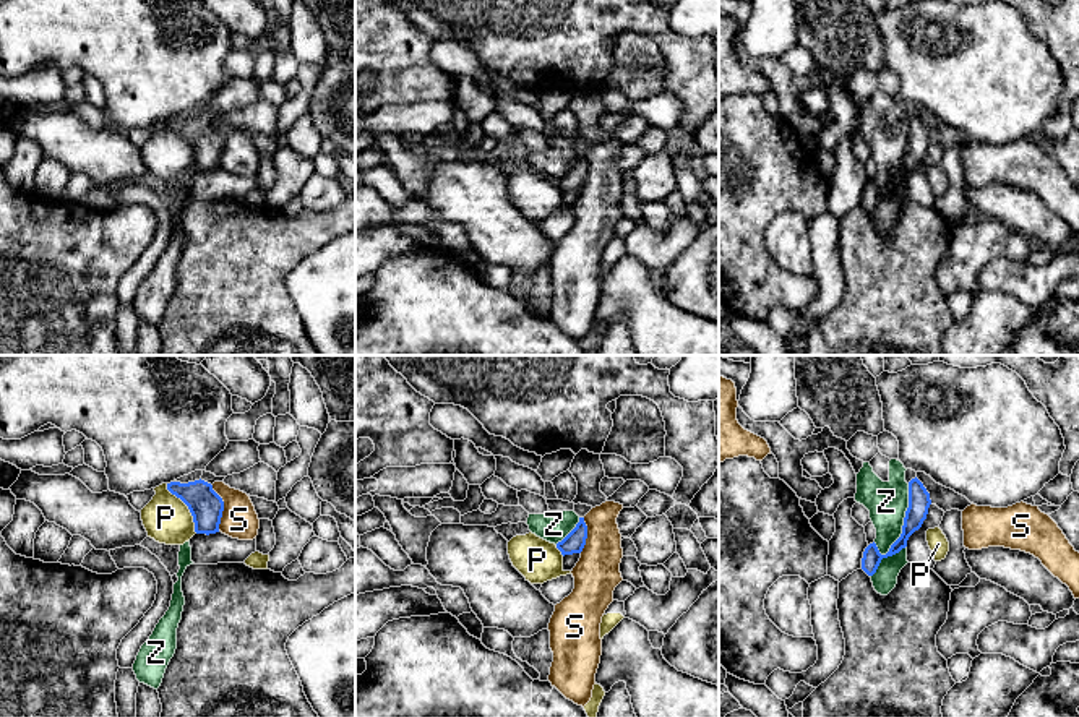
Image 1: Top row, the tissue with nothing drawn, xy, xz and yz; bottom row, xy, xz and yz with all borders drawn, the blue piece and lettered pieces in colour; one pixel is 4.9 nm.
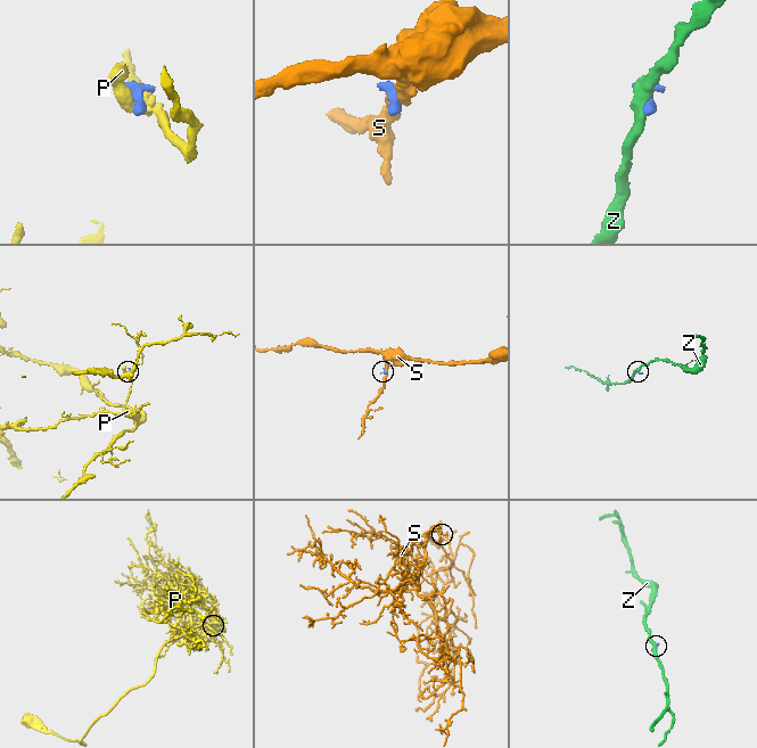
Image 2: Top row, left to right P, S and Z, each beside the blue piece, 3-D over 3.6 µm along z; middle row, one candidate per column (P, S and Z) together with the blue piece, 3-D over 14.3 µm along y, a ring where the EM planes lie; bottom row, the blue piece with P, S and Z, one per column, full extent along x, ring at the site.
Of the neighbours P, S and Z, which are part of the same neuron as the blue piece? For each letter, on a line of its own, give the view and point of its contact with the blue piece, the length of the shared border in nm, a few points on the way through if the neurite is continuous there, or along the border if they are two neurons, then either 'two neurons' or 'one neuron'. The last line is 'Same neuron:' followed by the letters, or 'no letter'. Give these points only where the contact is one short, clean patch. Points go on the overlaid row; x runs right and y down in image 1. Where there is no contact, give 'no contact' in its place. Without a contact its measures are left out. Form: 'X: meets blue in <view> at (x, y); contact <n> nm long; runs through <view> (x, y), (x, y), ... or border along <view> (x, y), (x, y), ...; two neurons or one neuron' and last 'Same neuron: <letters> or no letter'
P: meets blue in xy at (189, 508); contact 300 nm long; border along xy (166, 484), (187, 506), (197, 532); two neurons
S: meets blue in xy at (223, 508); contact 220 nm long; border along xy (211, 485), (223, 502), (219, 529); two neurons
Z: meets blue in yz at (902, 531); contact 500 nm long; border along yz (909, 484), (909, 506), (902, 532), (870, 576); two neurons
Same neuron: no letter

